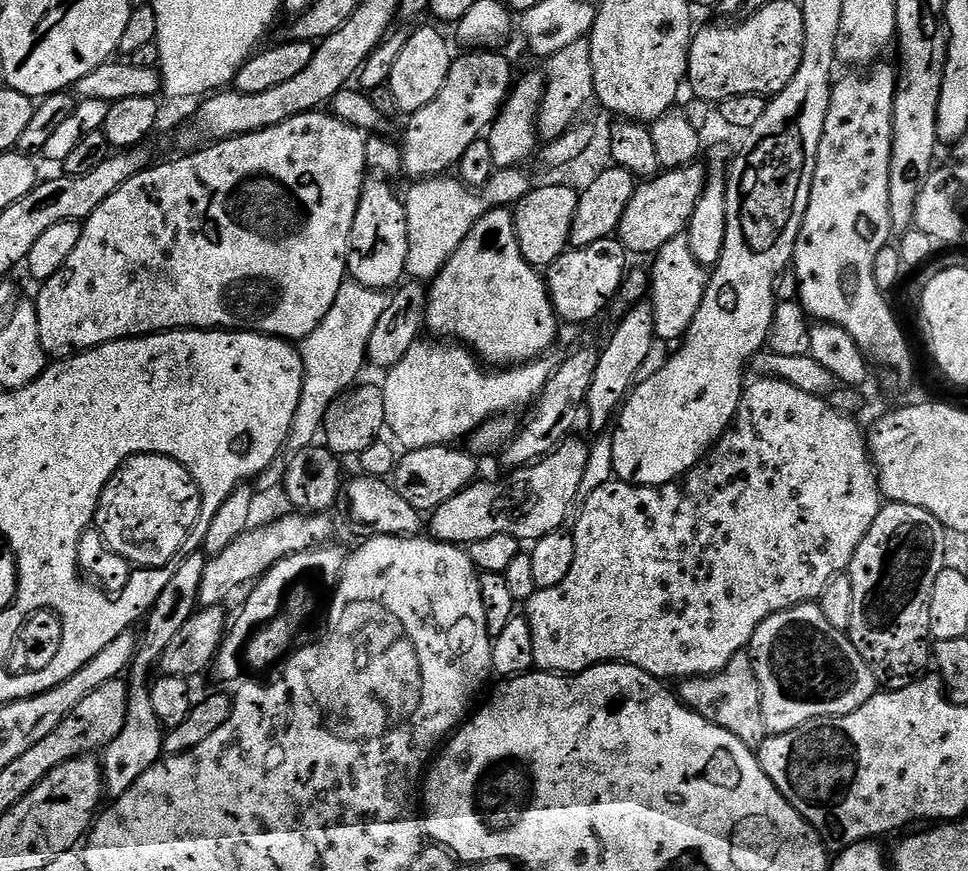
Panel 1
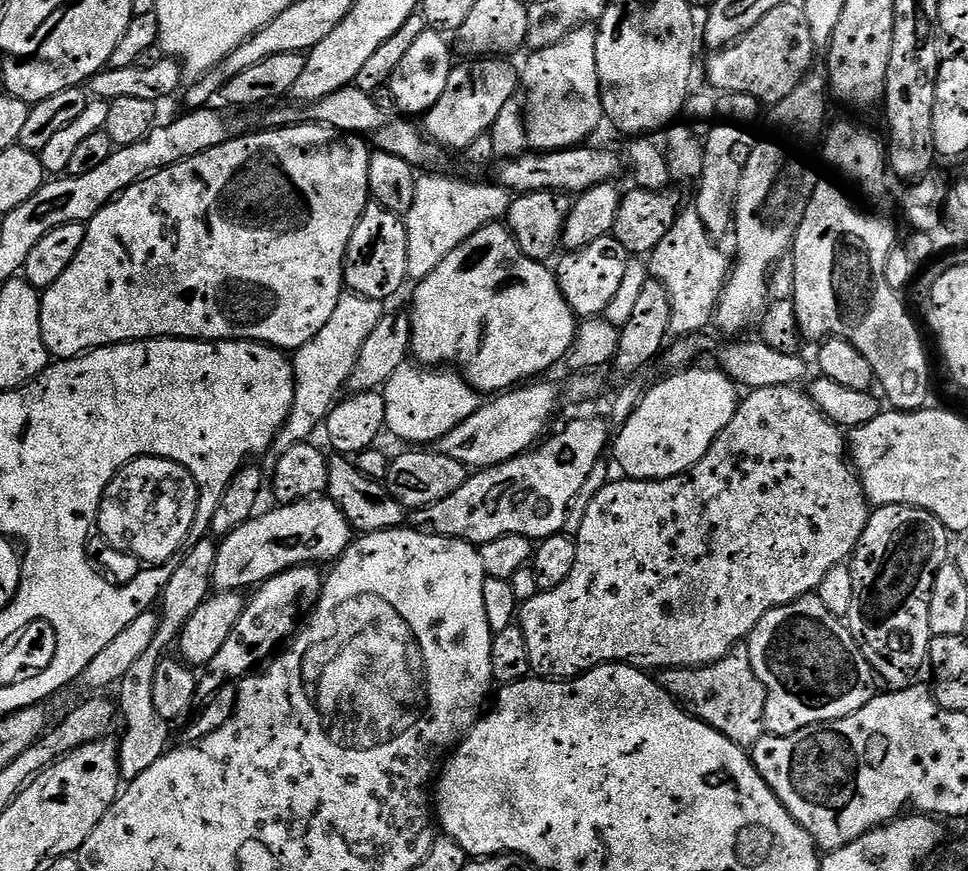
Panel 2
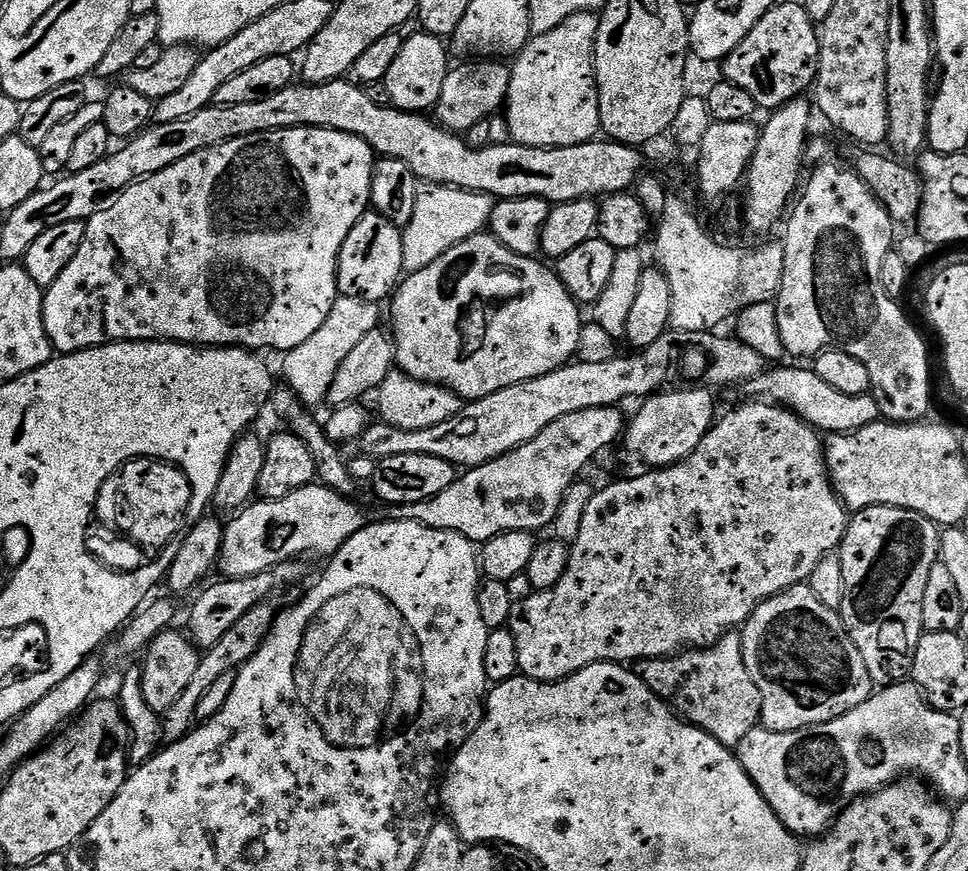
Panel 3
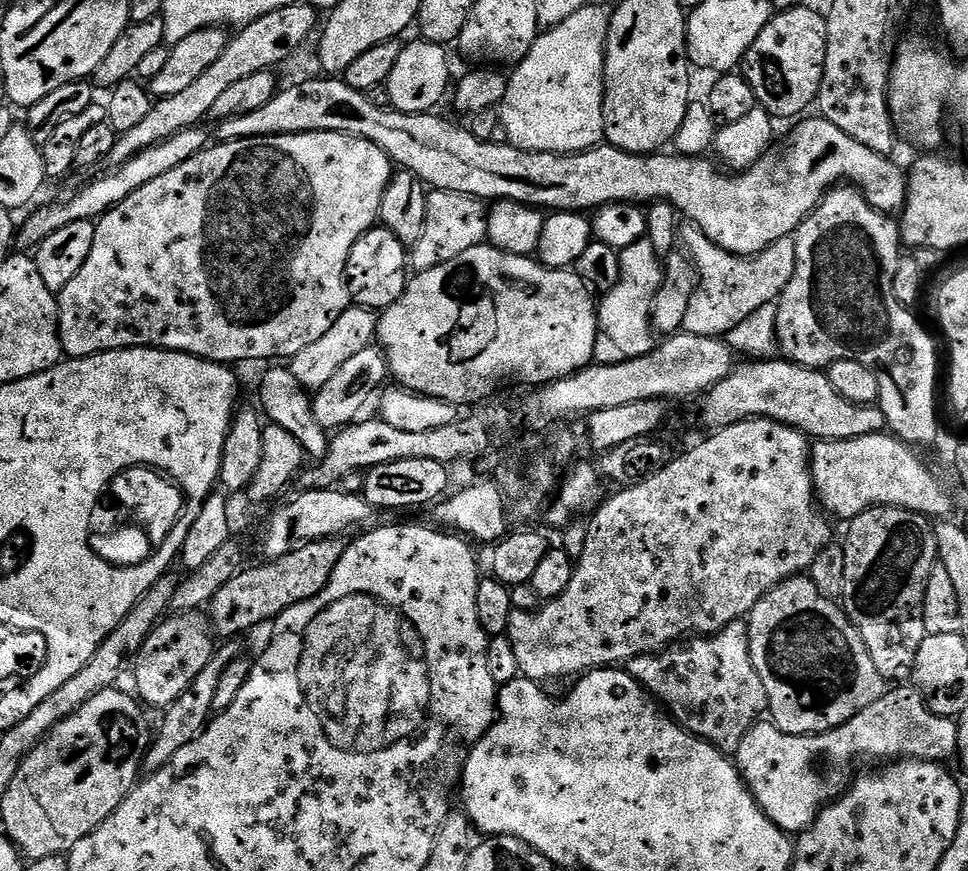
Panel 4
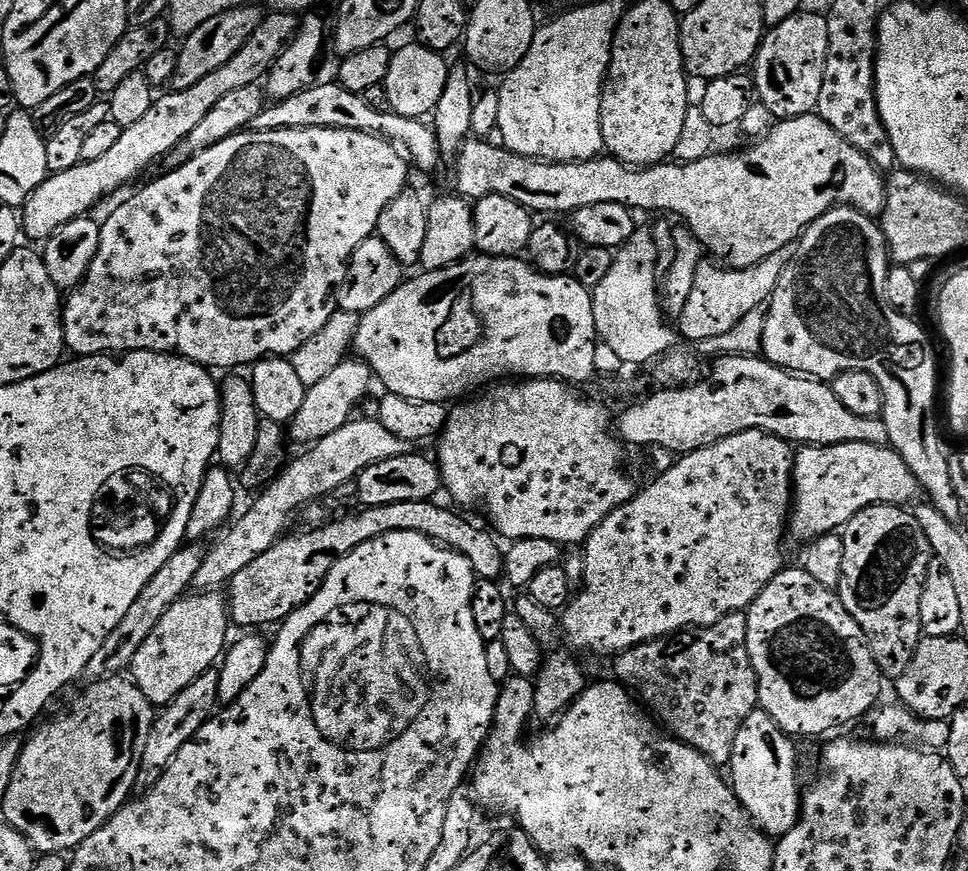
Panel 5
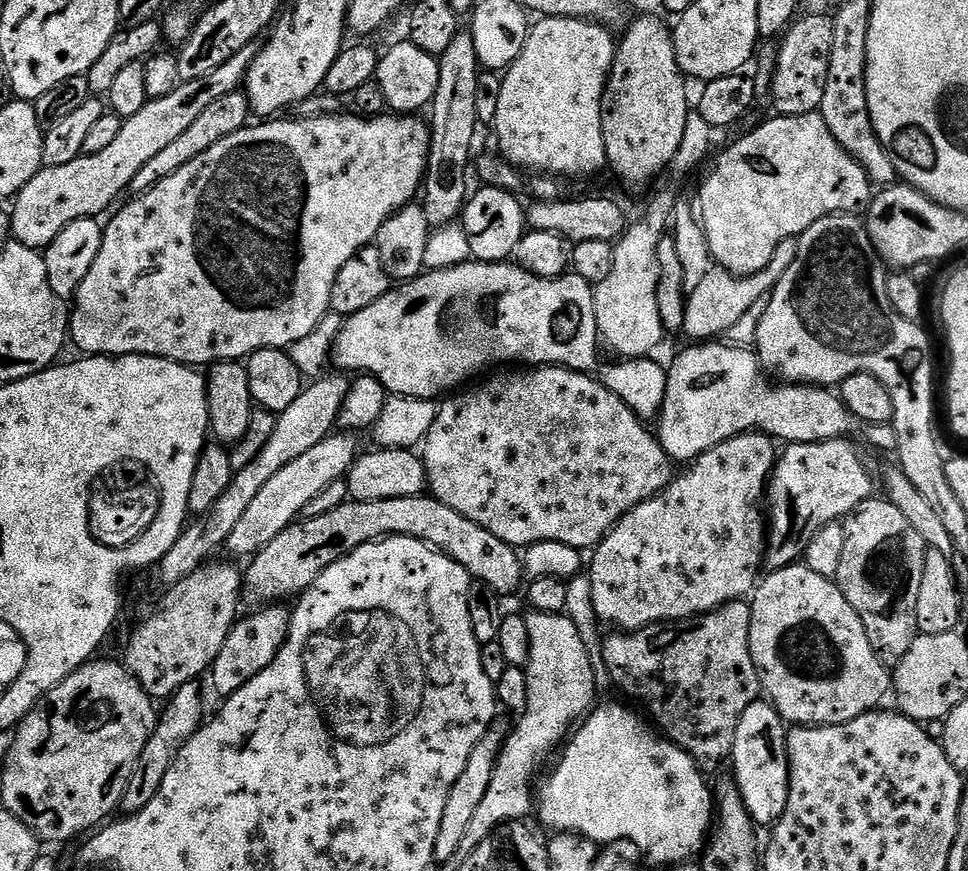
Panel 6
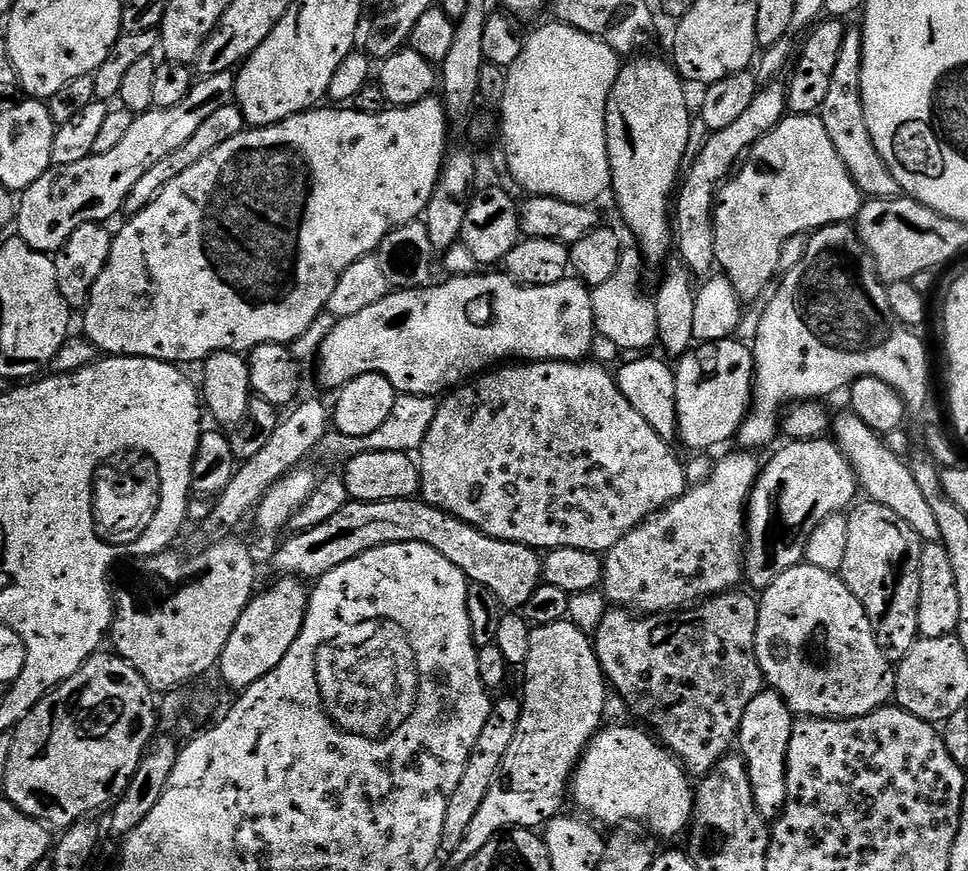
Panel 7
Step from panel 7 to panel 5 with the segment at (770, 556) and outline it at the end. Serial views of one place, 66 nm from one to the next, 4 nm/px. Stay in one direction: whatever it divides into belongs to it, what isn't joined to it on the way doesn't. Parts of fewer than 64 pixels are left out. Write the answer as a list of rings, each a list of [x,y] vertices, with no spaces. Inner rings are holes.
[[[866,442],[801,447],[794,456],[792,487],[794,507],[790,512],[790,528],[798,535],[805,536],[805,541],[808,542],[843,529],[844,525],[849,524],[863,508],[869,508],[875,504],[908,506],[917,499],[916,492],[918,496],[918,485],[914,474],[906,466],[906,462],[902,462],[899,454],[891,446]]]

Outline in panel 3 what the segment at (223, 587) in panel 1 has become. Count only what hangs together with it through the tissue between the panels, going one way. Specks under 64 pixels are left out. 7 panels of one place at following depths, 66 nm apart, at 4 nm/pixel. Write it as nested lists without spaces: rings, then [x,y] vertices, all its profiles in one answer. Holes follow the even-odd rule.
[[[313,482],[304,488],[294,490],[290,495],[278,500],[258,500],[246,506],[231,523],[225,525],[223,546],[220,551],[218,566],[227,579],[253,577],[254,574],[268,572],[286,561],[305,558],[313,552],[316,556],[331,558],[339,548],[358,530],[362,530],[366,523],[364,512],[354,501],[343,492],[336,492],[333,488],[326,488],[319,482]]]

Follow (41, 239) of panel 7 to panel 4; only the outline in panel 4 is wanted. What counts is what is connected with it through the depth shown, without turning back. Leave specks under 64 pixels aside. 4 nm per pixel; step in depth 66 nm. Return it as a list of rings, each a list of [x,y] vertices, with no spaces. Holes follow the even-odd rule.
[[[298,2],[294,6],[282,6],[278,10],[274,10],[270,14],[266,14],[262,18],[258,18],[254,22],[243,25],[239,29],[240,32],[236,37],[229,39],[224,46],[224,53],[218,58],[218,62],[214,62],[214,66],[210,66],[202,74],[202,78],[195,80],[192,85],[186,86],[186,90],[182,90],[182,94],[174,94],[173,96],[165,96],[157,99],[152,105],[152,109],[146,118],[142,118],[142,122],[138,122],[138,126],[134,126],[129,132],[123,133],[113,143],[110,149],[110,157],[112,156],[112,164],[119,166],[129,160],[130,157],[138,155],[142,150],[146,150],[150,146],[154,146],[158,142],[162,142],[166,138],[170,138],[175,132],[181,132],[184,128],[195,128],[201,123],[200,120],[205,115],[211,113],[214,101],[227,90],[229,86],[234,86],[234,82],[242,82],[242,78],[250,78],[250,74],[258,74],[259,72],[267,72],[275,69],[275,64],[280,64],[287,58],[291,52],[296,52],[308,39],[313,36],[318,28],[318,20],[316,24],[317,9],[313,8],[311,3]]]

